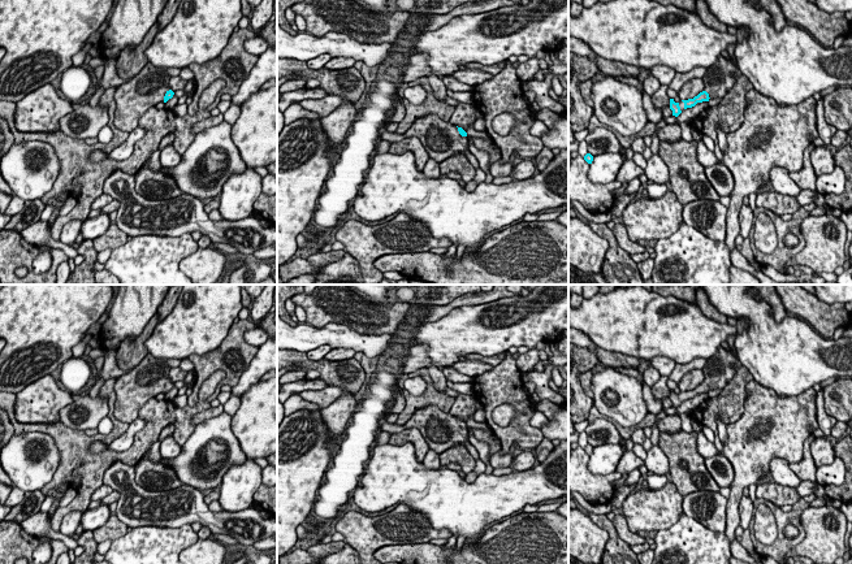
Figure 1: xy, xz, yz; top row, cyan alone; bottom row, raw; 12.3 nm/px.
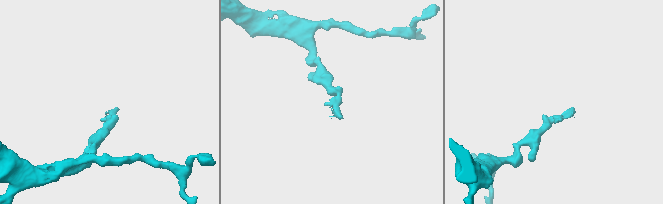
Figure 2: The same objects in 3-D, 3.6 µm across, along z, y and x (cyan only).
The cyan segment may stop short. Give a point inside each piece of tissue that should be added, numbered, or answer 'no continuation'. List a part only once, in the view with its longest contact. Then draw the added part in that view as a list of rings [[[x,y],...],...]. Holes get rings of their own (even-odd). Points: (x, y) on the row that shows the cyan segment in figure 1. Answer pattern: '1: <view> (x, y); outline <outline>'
1: xz (441, 139); outline [[[437,114],[418,118],[403,135],[419,138],[429,159],[437,162],[457,153],[466,156],[468,149],[468,138],[462,136],[455,125],[442,121]]]

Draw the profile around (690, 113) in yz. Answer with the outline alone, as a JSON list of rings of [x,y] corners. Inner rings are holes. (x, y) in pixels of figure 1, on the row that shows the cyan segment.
[[[708,101],[697,103],[692,108],[684,109],[678,117],[675,125],[680,125],[682,122],[691,123],[693,118],[696,118],[702,110],[709,108]]]

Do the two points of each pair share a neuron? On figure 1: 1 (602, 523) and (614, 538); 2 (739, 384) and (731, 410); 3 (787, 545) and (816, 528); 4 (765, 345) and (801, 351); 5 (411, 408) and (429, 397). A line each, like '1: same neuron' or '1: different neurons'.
1: same neuron
2: same neuron
3: different neurons
4: same neuron
5: same neuron

